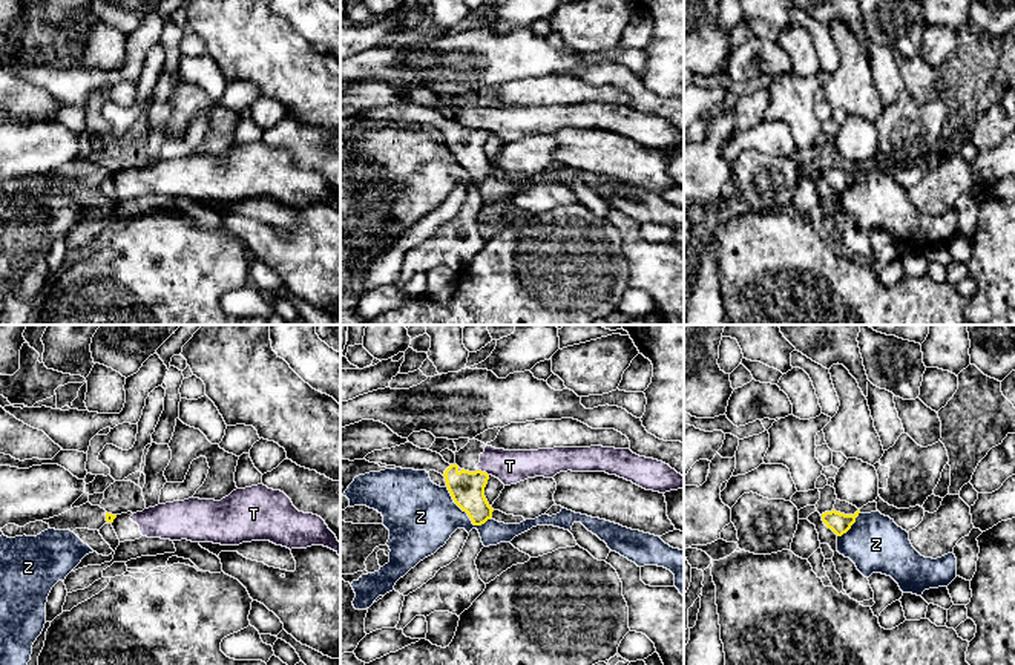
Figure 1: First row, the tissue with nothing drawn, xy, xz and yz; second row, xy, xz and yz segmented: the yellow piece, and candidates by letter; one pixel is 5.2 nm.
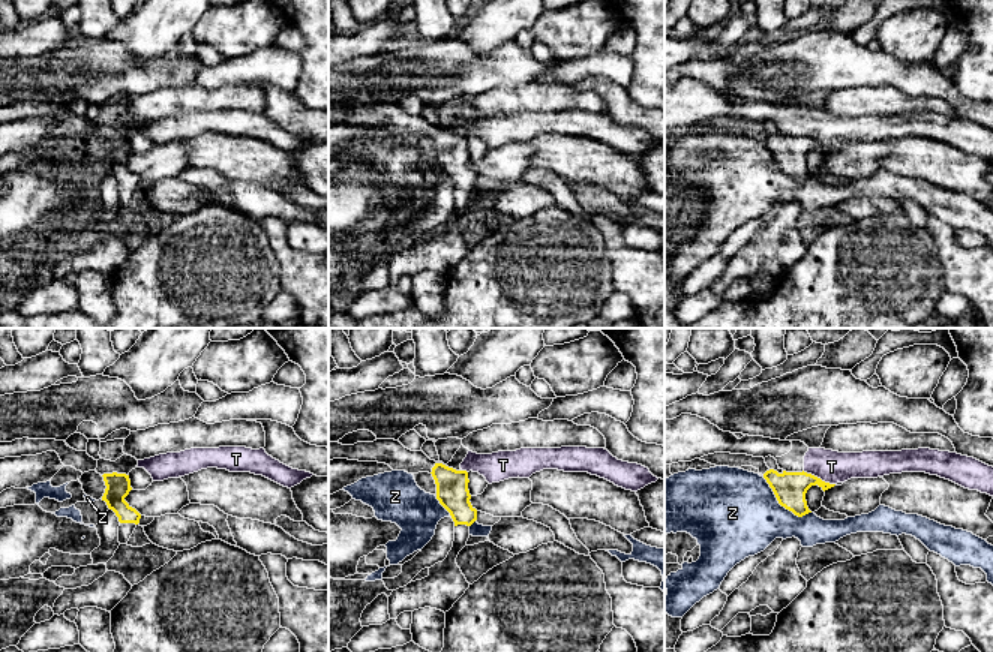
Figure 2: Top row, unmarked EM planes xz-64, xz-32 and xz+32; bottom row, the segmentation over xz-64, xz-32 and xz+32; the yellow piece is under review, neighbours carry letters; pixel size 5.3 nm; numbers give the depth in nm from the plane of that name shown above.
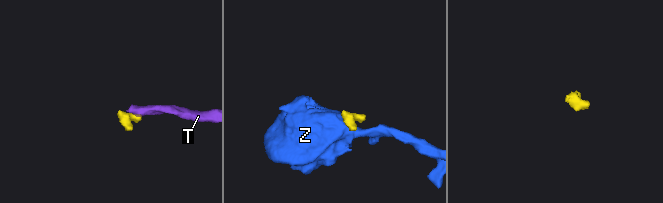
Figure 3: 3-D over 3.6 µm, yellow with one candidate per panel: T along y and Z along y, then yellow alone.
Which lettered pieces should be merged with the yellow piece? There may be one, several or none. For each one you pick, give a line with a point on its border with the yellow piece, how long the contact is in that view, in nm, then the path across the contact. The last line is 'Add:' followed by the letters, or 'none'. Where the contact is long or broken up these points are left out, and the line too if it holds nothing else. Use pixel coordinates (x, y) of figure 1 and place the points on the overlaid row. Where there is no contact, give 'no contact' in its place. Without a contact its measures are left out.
Add: none

